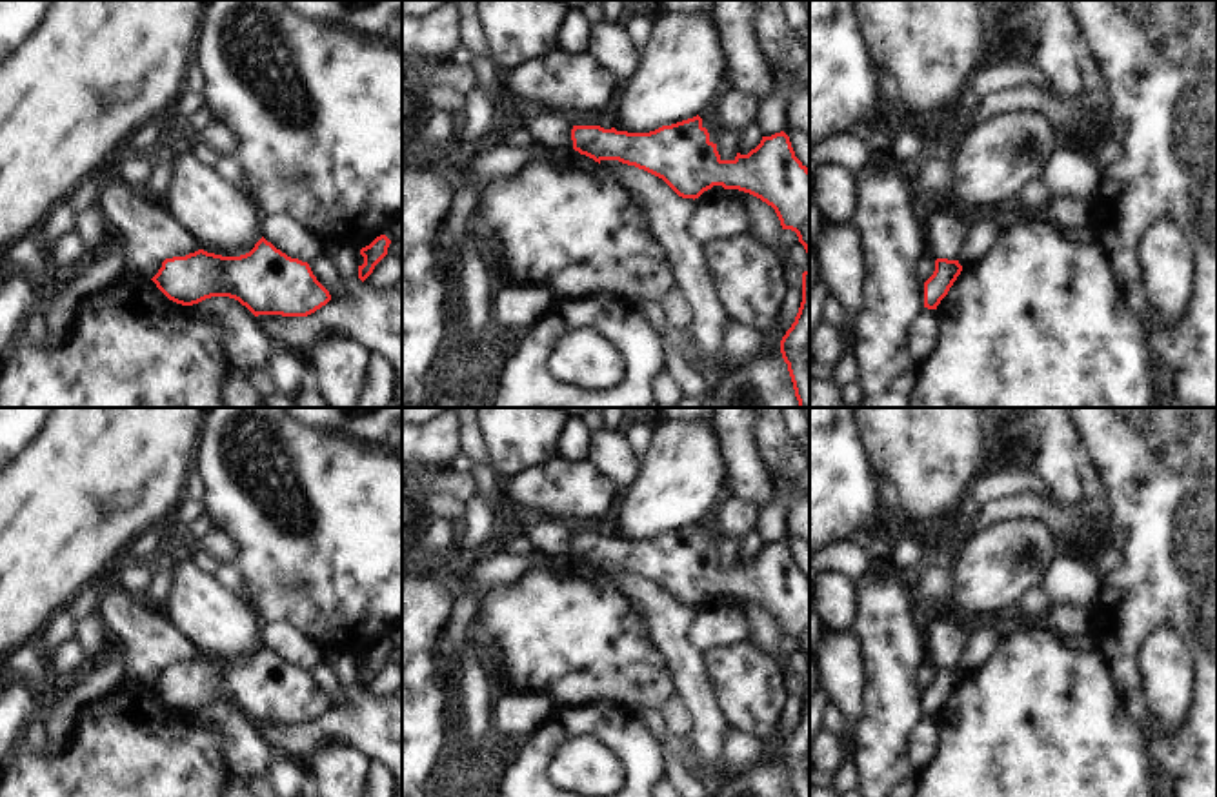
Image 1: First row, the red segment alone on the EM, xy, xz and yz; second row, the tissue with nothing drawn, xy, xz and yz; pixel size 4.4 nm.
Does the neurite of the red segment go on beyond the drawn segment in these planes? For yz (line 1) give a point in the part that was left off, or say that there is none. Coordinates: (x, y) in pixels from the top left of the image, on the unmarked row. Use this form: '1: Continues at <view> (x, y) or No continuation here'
1: No continuation here

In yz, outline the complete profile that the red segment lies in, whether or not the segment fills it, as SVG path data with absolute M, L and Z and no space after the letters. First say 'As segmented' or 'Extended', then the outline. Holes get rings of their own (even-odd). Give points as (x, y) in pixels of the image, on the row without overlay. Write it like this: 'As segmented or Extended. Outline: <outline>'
As segmented. Outline: M937 666L933 682L924 690L924 715L937 717L961 679L959 668Z

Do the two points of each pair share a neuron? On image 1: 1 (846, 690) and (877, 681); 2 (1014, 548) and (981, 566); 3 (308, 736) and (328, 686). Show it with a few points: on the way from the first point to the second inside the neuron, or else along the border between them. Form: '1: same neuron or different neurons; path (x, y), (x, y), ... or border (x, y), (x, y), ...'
1: different neurons; border (859, 645), (863, 714), (855, 728)
2: same neuron; path (1006, 555), (995, 566), (988, 566)
3: different neurons; border (350, 694), (341, 705), (331, 706)

